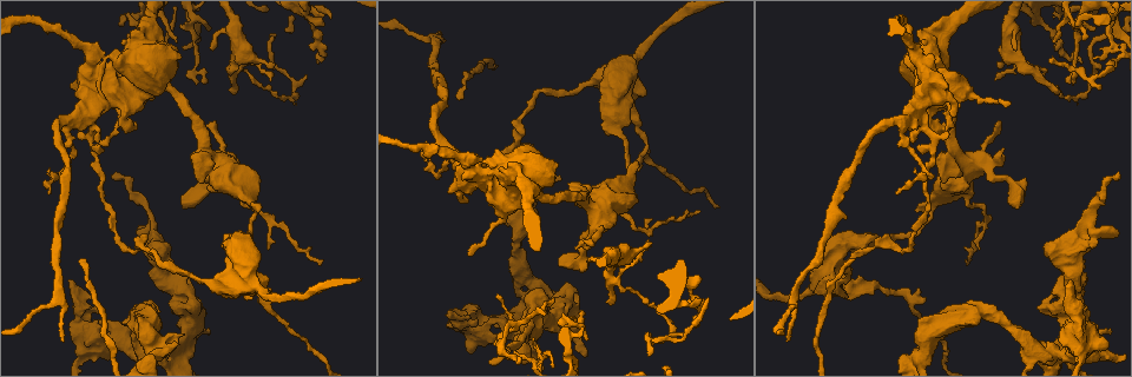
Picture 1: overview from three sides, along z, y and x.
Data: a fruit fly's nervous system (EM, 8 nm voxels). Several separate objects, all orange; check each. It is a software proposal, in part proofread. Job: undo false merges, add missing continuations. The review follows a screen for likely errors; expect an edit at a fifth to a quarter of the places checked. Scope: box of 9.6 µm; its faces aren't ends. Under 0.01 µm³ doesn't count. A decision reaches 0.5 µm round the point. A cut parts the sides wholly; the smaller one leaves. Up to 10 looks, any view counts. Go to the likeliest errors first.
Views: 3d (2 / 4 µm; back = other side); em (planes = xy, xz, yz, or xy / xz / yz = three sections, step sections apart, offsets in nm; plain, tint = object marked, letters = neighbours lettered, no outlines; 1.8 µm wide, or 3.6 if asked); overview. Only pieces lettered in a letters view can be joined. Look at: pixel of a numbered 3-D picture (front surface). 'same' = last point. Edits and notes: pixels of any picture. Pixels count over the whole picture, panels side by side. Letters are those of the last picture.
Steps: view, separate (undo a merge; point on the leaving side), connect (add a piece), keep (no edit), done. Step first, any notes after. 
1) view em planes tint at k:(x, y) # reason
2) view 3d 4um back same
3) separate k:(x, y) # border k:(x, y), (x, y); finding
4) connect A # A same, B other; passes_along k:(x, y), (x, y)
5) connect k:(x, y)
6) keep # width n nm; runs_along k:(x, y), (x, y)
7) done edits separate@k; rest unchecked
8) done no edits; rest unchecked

view 3d 4um at 1:(1052, 357) # four or more arms meet

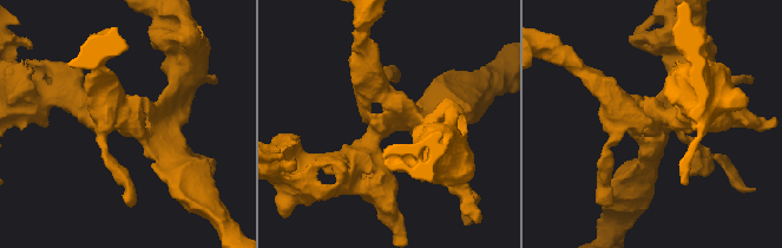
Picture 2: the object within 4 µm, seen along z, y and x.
view em yz step 4 tint at 2:(393, 122) # now the EM

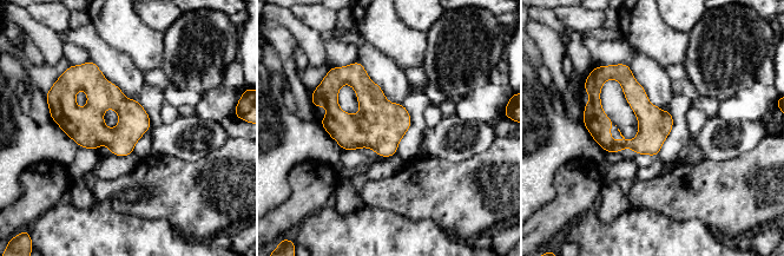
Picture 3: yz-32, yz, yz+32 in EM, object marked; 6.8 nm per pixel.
view em yz step 4 letters same # see the neighbours

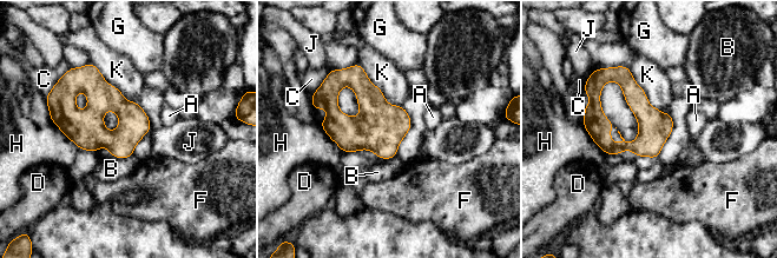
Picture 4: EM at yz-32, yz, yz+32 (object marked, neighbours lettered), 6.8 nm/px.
keep # A other, B other, C other, D other, F other, G other, H other, J other, K other; runs_along 4:(56, 119), (94, 136), (147, 126); continuous, no second neuron

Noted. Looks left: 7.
view em planes letters at 1:(318, 62)

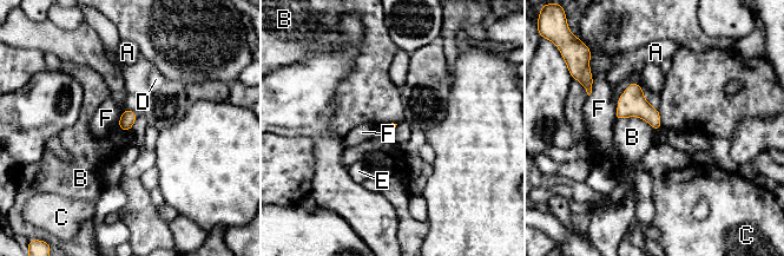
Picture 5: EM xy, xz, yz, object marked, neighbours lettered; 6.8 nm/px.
keep # A other, B other, C other, D other, E other, F other; border 5:(614, 118), (640, 117), (654, 131); none of them fits

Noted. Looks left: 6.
view 3d 4um at 1:(1037, 69) # sudden change in width

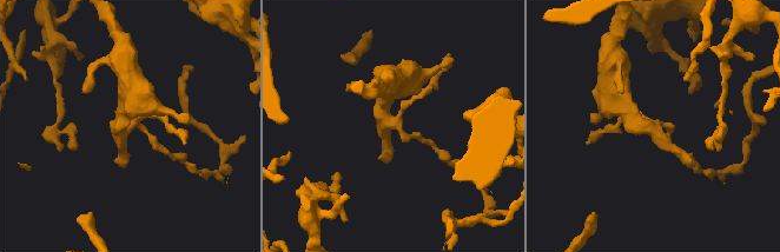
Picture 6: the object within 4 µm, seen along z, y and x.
view em planes letters at 6:(395, 124) # need the tissue

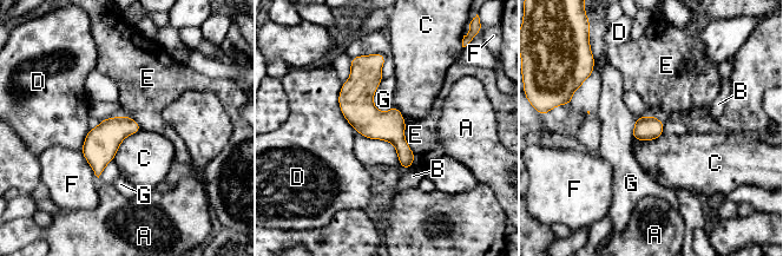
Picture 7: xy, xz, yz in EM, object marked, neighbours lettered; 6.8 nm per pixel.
keep # longest_contact D 320 nm; A other, B other, C other, D other, E other, F other, G other; runs_along 7:(381, 58), (366, 109), (406, 165); all the same neuron

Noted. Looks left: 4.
view 3d 2um at 1:(161, 272) # narrows sharply

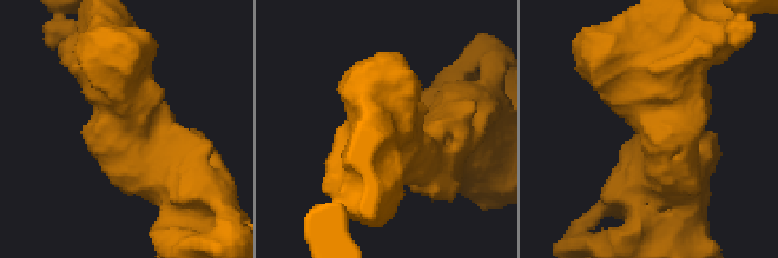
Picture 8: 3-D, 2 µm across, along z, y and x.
view em 3.6um planes plain at 8:(118, 137) # arm_widths 220, 460 nm; now the EM

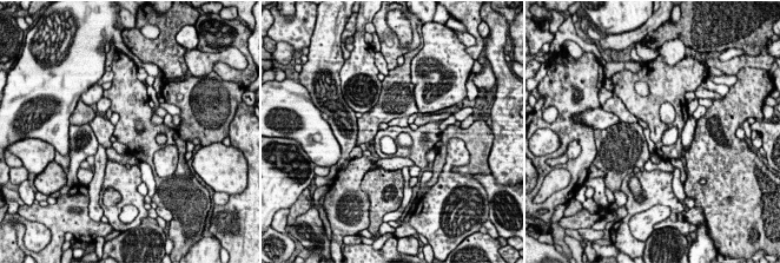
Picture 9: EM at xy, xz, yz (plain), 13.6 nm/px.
view em 3.6um planes letters same

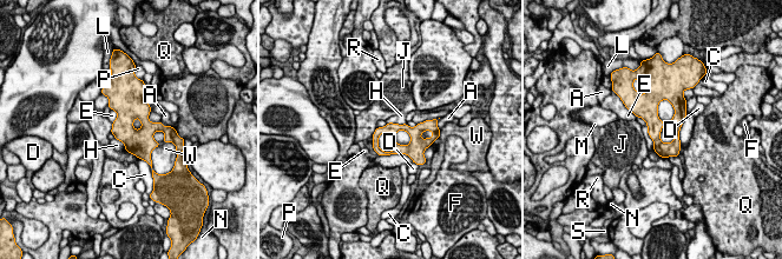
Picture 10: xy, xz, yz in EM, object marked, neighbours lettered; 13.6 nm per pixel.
keep # A other, C other, D other, E other, F other, H other, J other, L other, M other, N other, P other, Q other, R other, S other, W other; runs_along 10:(654, 95), (656, 140), (676, 153); all the same neuron

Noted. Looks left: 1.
done no edits; rest unchecked

